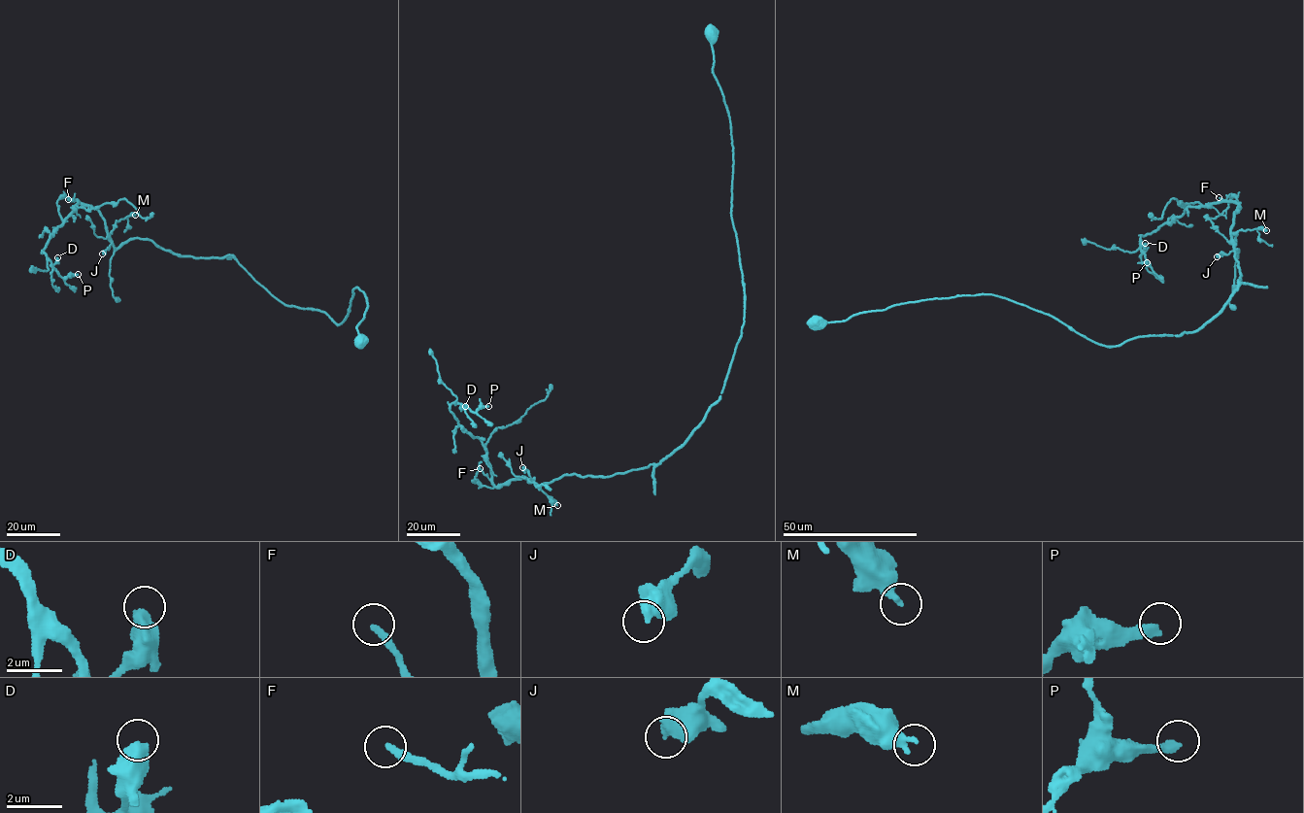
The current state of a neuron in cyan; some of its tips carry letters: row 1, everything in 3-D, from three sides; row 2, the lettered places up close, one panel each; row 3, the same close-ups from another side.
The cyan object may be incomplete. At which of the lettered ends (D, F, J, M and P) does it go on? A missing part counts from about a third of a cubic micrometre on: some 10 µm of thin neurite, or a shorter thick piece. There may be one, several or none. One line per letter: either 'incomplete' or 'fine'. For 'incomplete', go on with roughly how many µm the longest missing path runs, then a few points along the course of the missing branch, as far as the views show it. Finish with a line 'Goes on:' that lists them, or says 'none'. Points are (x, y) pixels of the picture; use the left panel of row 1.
D: fine
F: incomplete; missing 8 µm; course (68, 199), (54, 192)
J: fine
M: fine
P: incomplete; missing 25 µm
Goes on: F, P

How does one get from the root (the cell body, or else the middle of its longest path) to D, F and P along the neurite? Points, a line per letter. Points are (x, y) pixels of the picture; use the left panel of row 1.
D: (361, 342), (356, 287), (338, 324), (284, 304), (231, 255), (116, 248), (78, 200), (42, 251), (57, 257)
F: (361, 342), (356, 287), (338, 324), (284, 304), (231, 255), (116, 248), (100, 213), (68, 199)
P: (361, 342), (356, 287), (338, 324), (284, 304), (231, 255), (116, 248), (78, 200), (42, 251), (78, 274)

